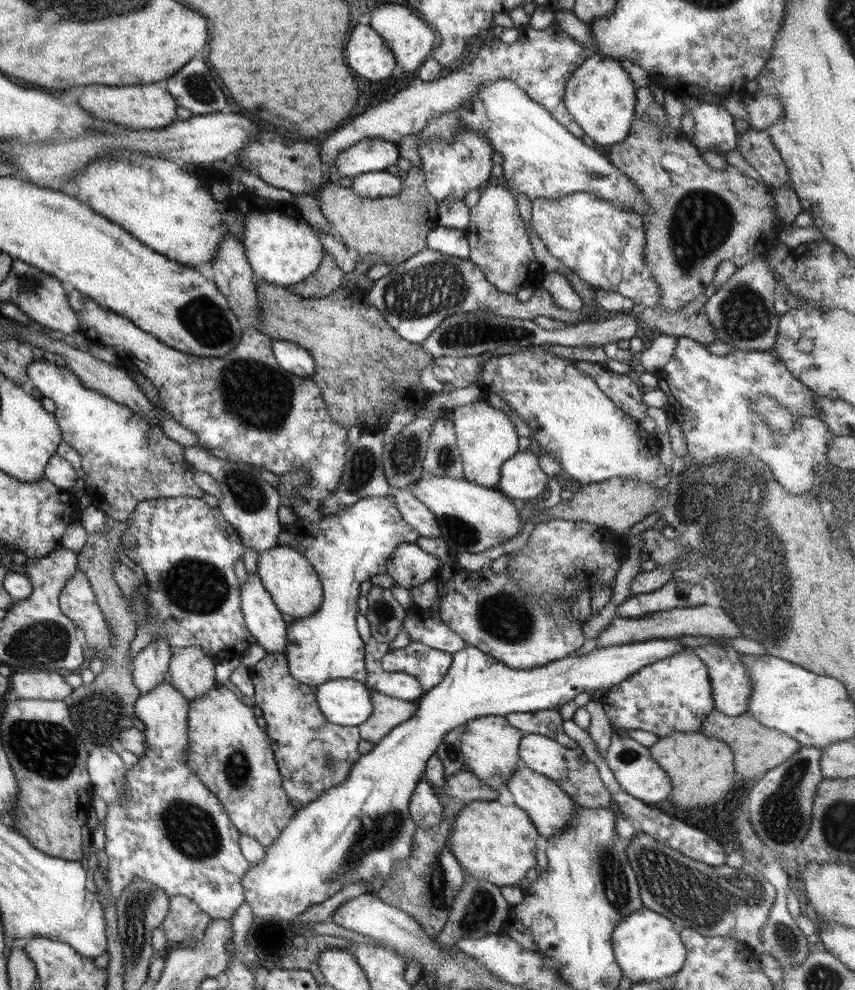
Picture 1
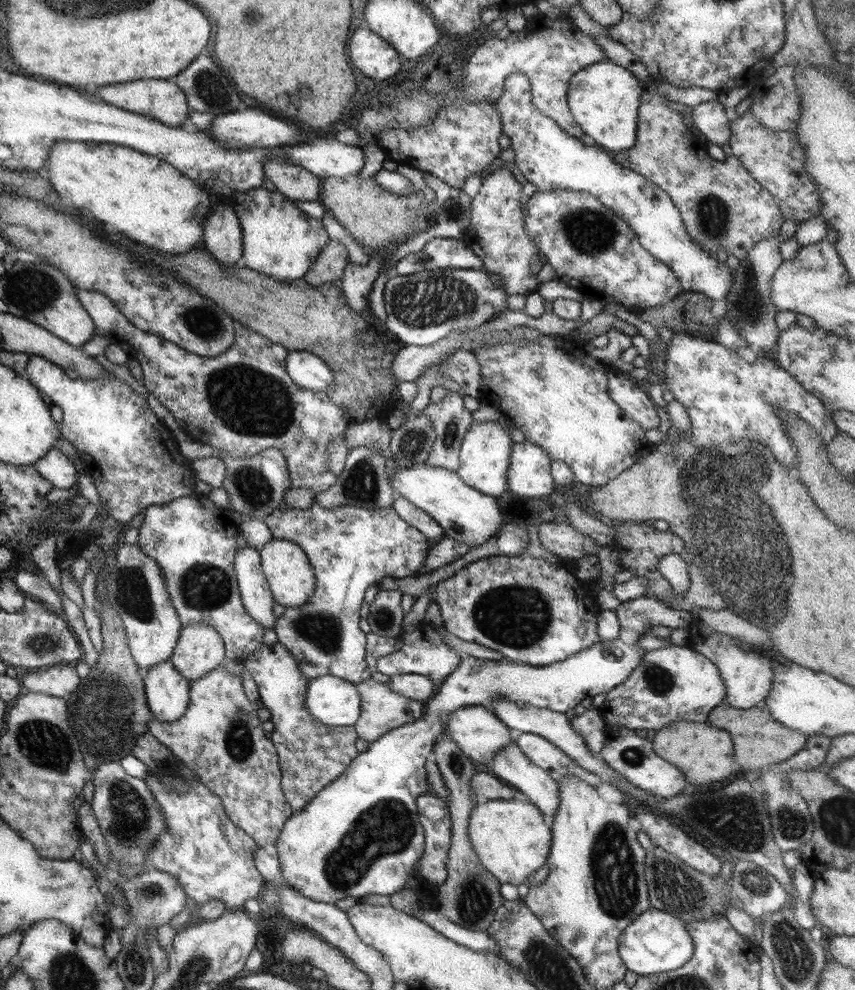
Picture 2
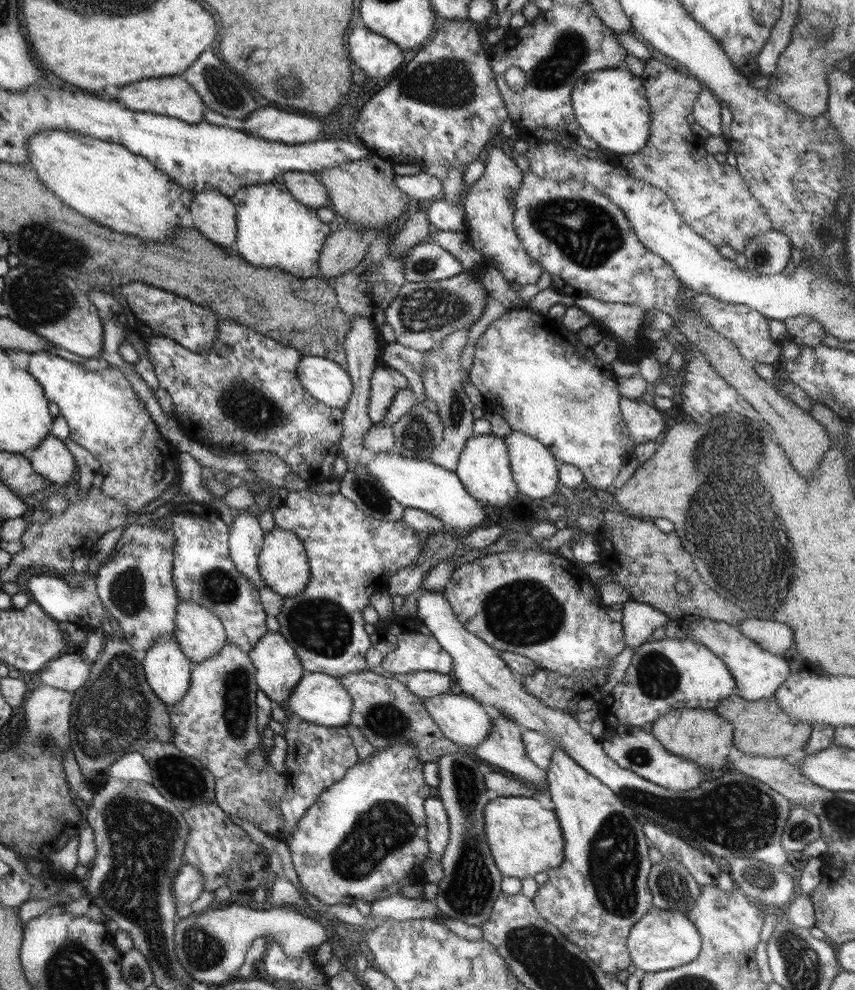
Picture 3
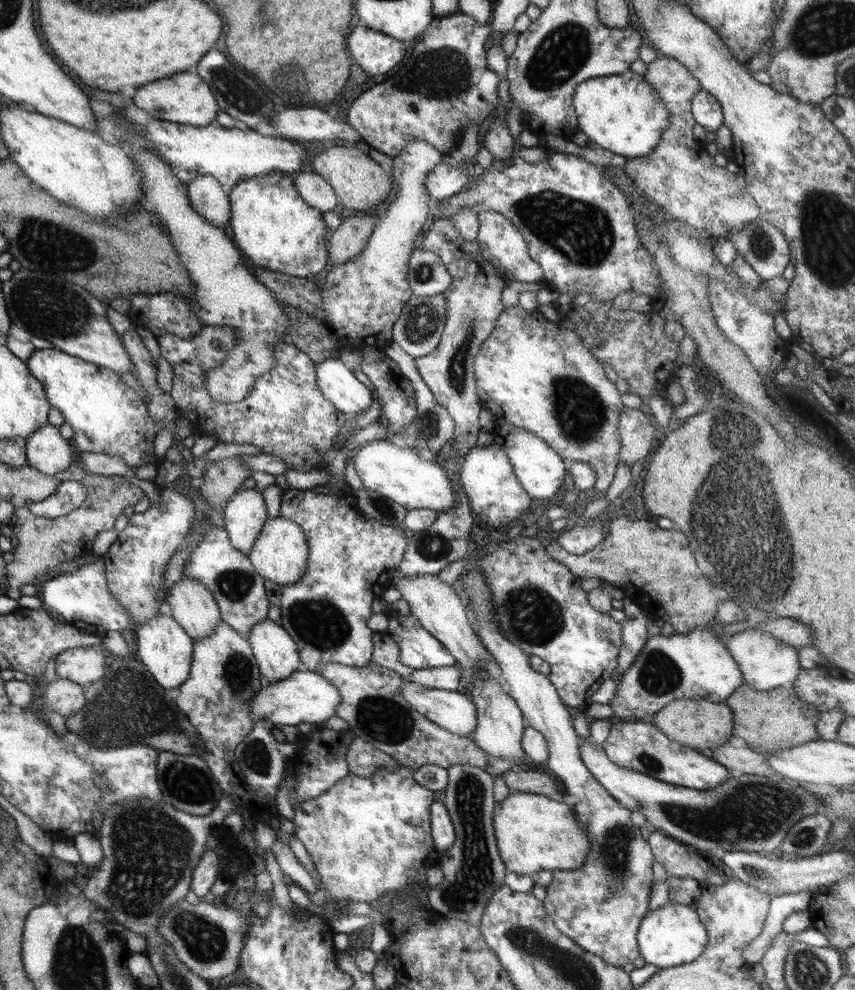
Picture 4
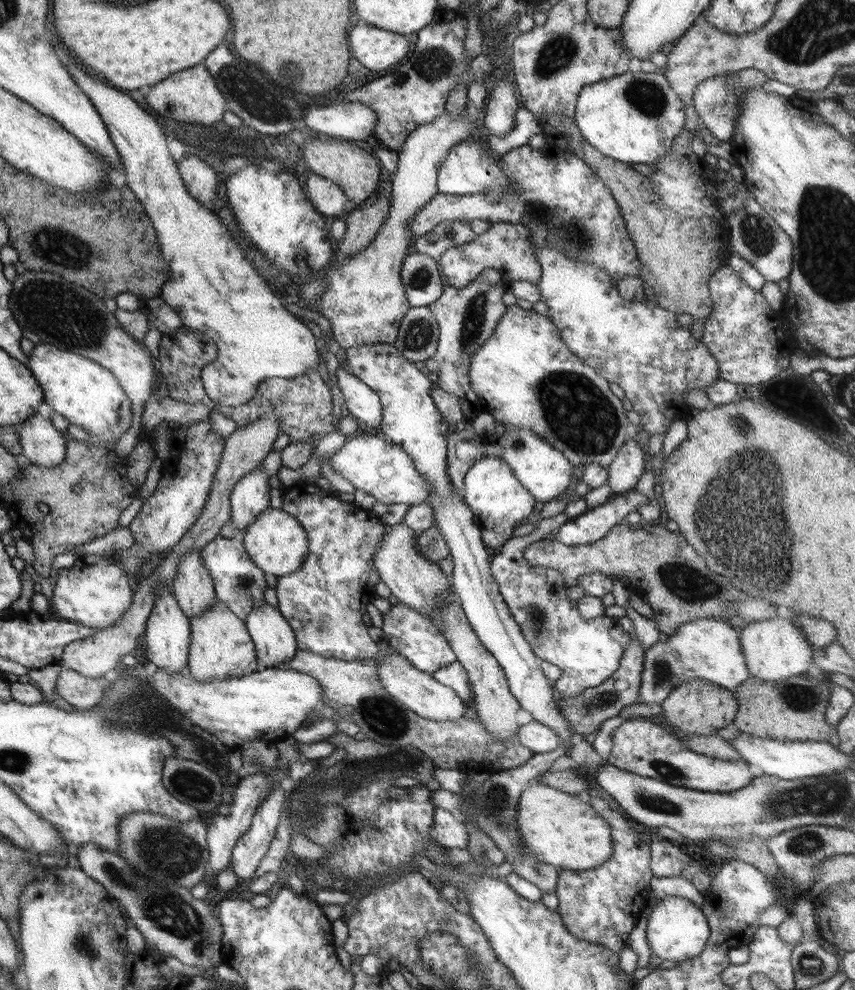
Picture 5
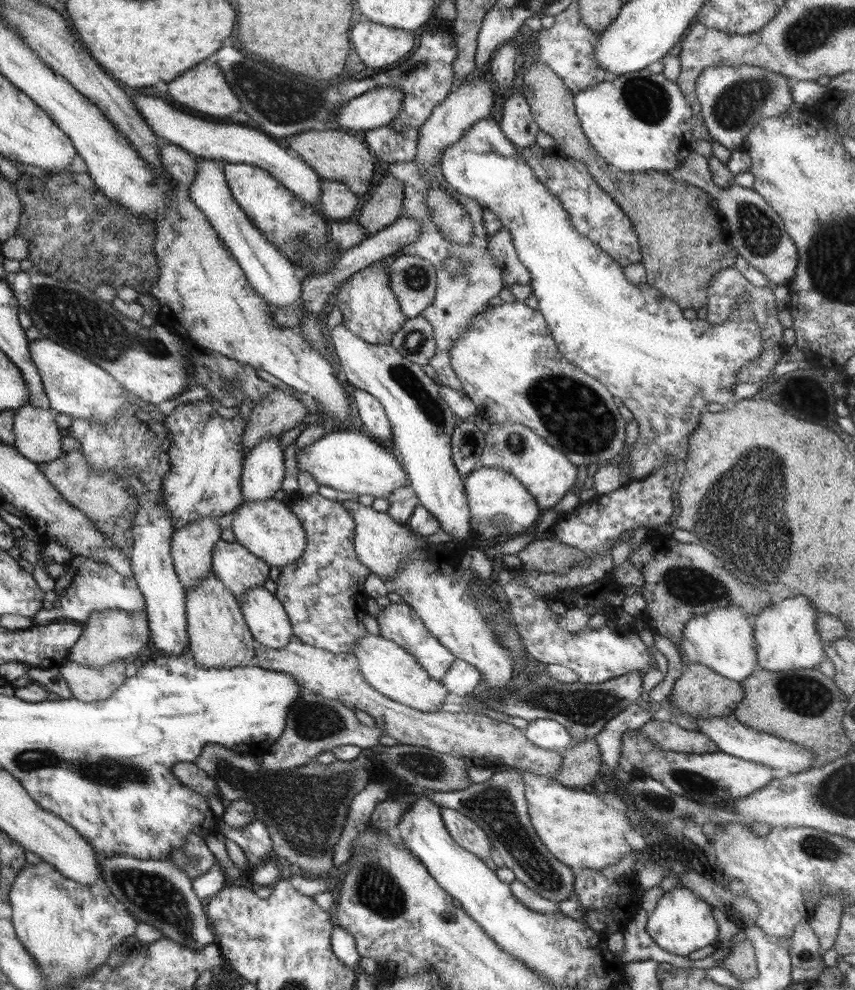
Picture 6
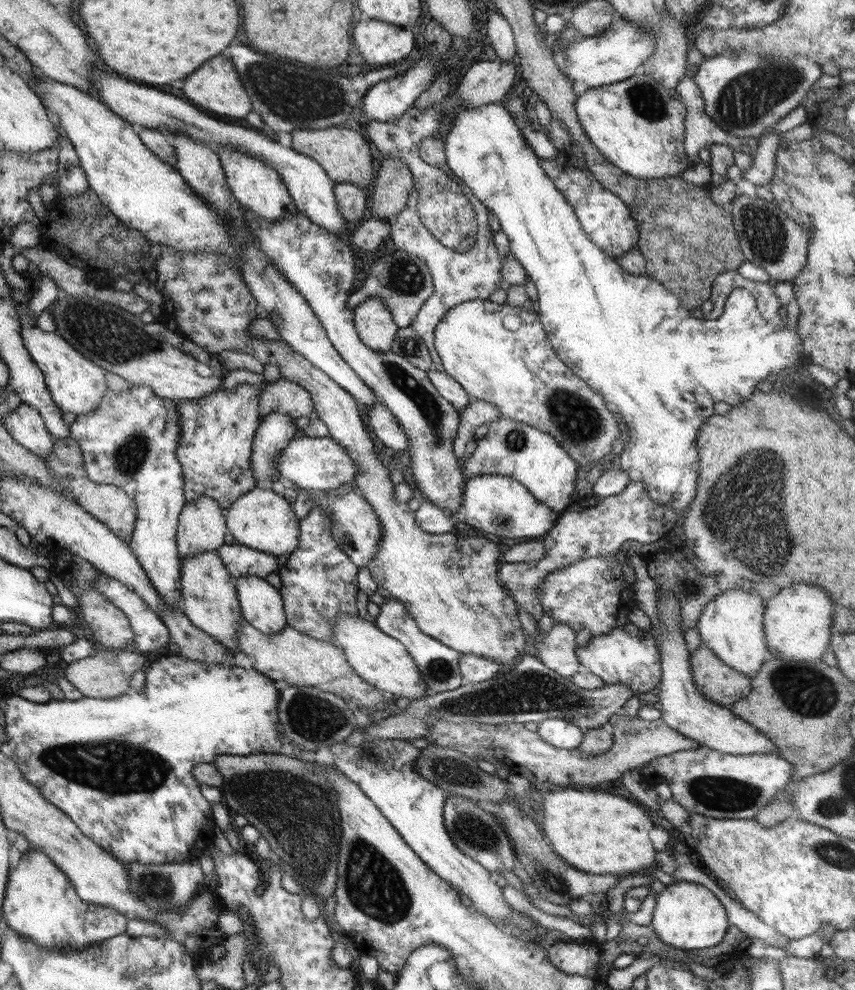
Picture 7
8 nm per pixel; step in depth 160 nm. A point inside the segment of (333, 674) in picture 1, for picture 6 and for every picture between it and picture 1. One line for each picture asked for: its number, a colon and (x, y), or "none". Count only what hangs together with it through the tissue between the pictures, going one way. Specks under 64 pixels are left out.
2: (350, 548)
3: (350, 555)
4: (351, 560)
5: (325, 601)
6: (322, 592)

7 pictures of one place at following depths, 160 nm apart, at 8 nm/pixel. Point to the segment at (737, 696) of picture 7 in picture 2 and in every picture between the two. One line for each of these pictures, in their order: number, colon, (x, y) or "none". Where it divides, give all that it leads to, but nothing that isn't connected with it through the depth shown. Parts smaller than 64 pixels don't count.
2: (704, 753)
3: (703, 736)
4: (702, 725)
5: (697, 707)
6: (700, 692)

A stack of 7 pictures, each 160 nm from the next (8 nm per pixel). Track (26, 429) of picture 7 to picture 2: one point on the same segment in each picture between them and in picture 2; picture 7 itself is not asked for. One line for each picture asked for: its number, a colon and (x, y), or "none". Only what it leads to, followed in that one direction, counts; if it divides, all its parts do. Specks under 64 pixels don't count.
2: (56, 466)
3: (53, 459)
4: (47, 450)
5: (43, 445)
6: (37, 436)

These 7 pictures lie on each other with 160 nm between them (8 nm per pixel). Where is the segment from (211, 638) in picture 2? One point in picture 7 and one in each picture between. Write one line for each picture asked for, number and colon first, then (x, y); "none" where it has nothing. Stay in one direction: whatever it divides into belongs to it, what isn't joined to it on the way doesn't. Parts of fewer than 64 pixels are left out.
3: (200, 634)
4: (194, 608)
5: (192, 586)
6: (191, 546)
7: (201, 527)

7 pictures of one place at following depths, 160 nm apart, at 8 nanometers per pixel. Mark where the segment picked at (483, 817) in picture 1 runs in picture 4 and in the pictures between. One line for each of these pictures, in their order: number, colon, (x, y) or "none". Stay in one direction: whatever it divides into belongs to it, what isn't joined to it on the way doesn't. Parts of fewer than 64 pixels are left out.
2: (512, 841)
3: (525, 838)
4: (533, 833)

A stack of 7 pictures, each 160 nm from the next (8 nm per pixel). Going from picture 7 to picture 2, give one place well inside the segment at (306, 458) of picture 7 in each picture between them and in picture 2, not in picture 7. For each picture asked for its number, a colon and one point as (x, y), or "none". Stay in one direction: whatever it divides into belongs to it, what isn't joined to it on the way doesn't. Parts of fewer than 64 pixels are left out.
2: (466, 515)
3: (413, 482)
4: (400, 474)
5: (386, 472)
6: (355, 462)

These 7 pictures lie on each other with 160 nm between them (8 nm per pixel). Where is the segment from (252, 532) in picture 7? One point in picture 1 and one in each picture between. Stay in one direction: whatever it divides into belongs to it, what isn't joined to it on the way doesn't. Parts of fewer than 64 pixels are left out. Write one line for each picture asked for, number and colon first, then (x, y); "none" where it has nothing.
1: (292, 582)
2: (291, 577)
3: (282, 562)
4: (279, 554)
5: (276, 542)
6: (269, 529)

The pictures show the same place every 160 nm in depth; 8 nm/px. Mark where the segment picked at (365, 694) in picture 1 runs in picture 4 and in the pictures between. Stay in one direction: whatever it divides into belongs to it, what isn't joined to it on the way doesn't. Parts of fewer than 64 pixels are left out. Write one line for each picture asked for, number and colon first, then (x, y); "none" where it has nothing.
2: (333, 701)
3: (320, 699)
4: (307, 696)

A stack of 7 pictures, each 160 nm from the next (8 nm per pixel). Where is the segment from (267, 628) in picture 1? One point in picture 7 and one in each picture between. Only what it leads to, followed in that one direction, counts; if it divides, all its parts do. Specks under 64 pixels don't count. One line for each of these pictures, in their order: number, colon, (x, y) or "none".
2: (256, 596)
3: (246, 536)
4: (245, 513)
5: (250, 497)
6: (263, 469)
7: (273, 434)

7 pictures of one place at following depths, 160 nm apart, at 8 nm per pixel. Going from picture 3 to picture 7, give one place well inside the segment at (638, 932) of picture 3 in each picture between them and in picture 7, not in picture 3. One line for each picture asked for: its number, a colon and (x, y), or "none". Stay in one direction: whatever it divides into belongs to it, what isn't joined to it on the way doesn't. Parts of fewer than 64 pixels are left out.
4: (673, 935)
5: (677, 930)
6: (682, 922)
7: (687, 916)

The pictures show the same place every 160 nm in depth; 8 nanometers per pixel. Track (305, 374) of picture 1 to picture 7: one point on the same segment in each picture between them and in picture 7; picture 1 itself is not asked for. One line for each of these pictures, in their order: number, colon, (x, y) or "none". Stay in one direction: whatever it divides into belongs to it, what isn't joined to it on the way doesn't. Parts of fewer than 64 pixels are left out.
2: (305, 369)
3: (325, 380)
4: (338, 384)
5: (363, 403)
6: (372, 414)
7: (381, 422)

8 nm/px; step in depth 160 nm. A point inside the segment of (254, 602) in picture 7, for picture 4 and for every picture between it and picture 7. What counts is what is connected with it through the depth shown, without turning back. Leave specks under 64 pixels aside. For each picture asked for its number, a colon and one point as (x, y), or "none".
4: (277, 656)
5: (275, 643)
6: (268, 622)

